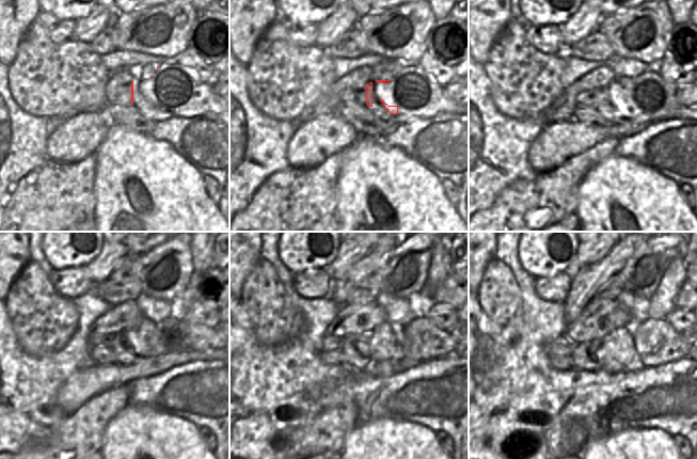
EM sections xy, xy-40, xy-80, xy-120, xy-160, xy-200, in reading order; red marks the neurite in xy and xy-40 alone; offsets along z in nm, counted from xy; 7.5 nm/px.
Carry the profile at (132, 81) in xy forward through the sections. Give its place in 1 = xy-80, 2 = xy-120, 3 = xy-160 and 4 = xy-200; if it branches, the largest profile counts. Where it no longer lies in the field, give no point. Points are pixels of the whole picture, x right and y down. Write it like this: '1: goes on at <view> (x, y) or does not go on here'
1: goes on at xy-80 (618, 97)
2: goes on at xy-120 (139, 338)
3: goes on at xy-160 (381, 346)
4: goes on at xy-200 (616, 352)

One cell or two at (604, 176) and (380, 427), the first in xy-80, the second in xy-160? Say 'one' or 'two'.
one

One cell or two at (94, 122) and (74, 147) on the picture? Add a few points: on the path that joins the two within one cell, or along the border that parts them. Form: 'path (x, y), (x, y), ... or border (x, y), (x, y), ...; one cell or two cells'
path (89, 128), (76, 141); one cell

